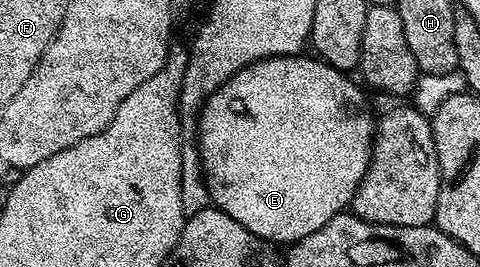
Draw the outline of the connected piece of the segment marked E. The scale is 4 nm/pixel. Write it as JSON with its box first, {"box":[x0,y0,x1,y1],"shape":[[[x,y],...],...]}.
{"box":[198,53,377,244],"shape":[[[303,53],[282,56],[281,58],[263,58],[246,68],[242,68],[226,84],[222,84],[209,96],[200,112],[198,119],[198,149],[200,152],[200,165],[204,167],[208,179],[208,191],[212,197],[212,205],[217,210],[226,212],[226,216],[234,216],[242,228],[254,232],[254,236],[265,238],[273,244],[291,244],[302,240],[302,236],[310,236],[310,232],[318,232],[334,216],[345,213],[352,205],[352,198],[358,192],[362,180],[368,171],[372,159],[372,139],[376,137],[377,119],[372,118],[372,110],[364,99],[364,94],[351,82],[349,75],[343,70],[334,68],[328,62],[320,61],[319,57],[304,58]]]}

